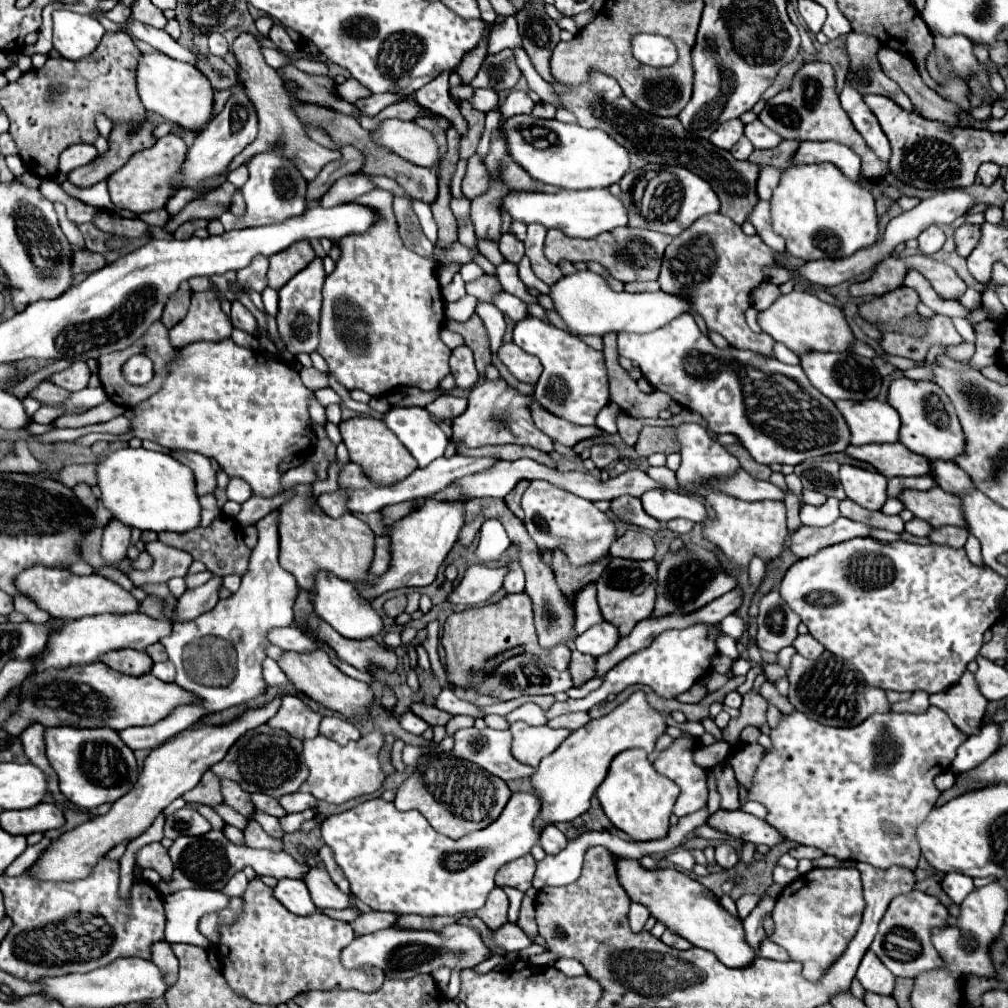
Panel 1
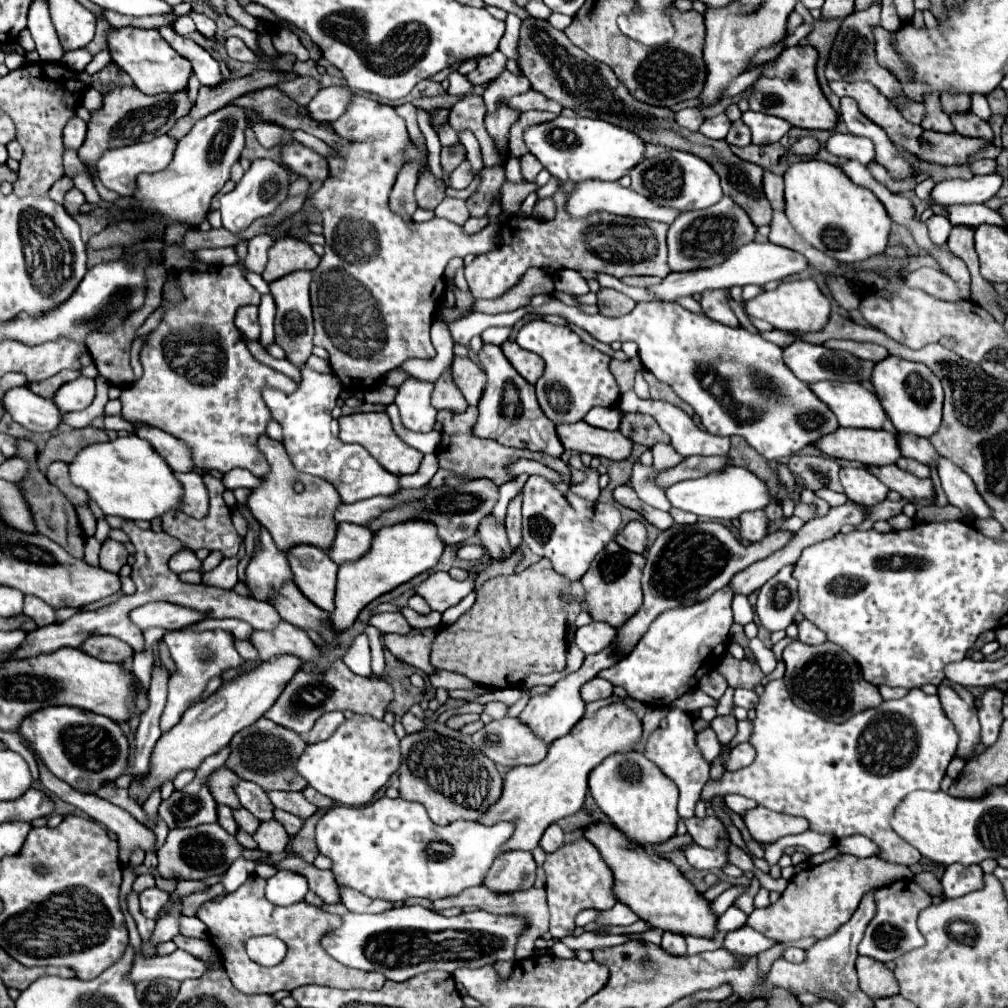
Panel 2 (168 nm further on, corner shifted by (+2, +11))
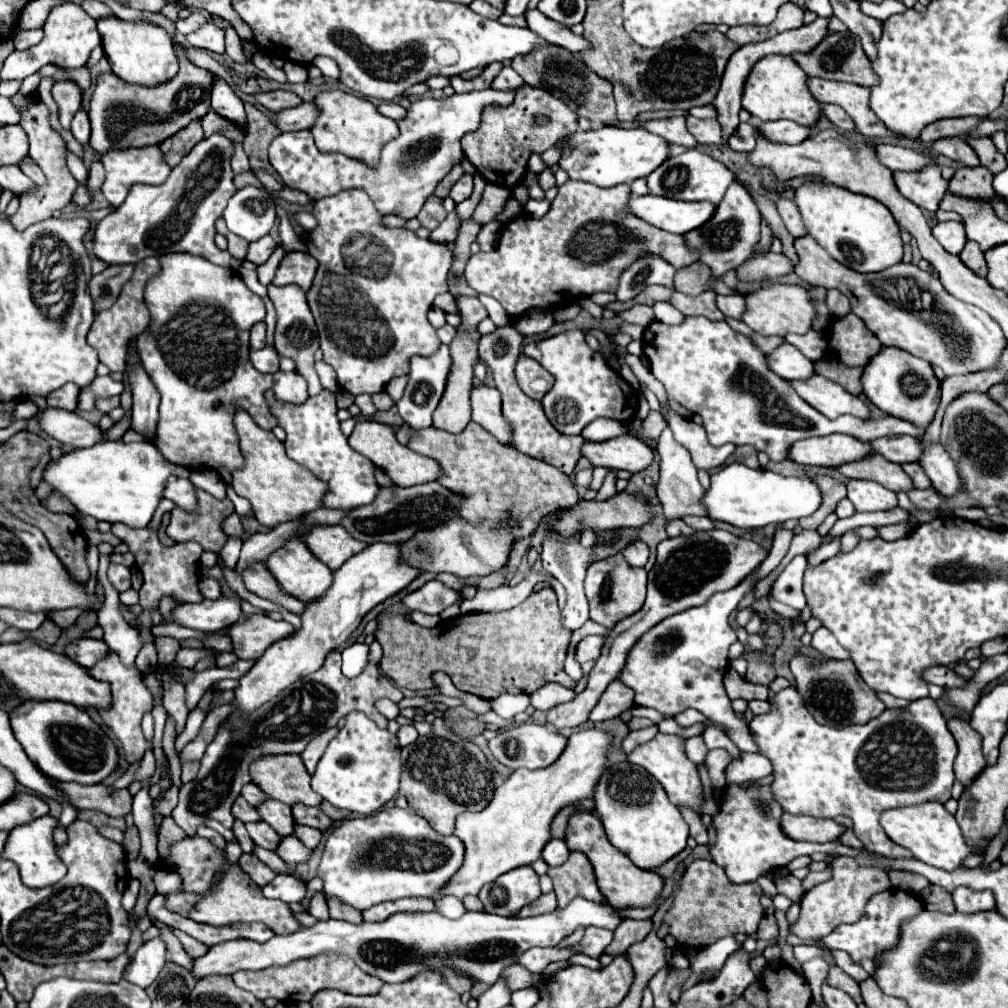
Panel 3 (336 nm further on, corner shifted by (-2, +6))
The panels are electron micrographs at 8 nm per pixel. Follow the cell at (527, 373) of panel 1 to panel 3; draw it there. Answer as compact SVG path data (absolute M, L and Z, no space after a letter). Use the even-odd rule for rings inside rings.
M521 355L517 359L515 365L515 375L519 381L519 387L523 389L523 393L527 393L531 399L543 399L543 395L551 389L553 385L553 377L551 373L547 373L547 369L543 369L535 359Z

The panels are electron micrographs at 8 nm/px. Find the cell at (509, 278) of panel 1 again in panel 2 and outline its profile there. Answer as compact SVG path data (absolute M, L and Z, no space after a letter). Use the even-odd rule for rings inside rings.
M549 300L539 308L539 314L563 314L569 322L587 330L599 342L611 344L615 340L633 340L639 346L643 366L653 372L661 382L669 384L679 398L693 406L707 432L715 436L743 436L761 456L767 460L783 460L797 454L803 446L813 444L821 436L839 428L835 414L807 388L805 382L795 378L793 372L783 368L783 350L759 334L751 334L745 328L723 326L705 314L693 314L675 302L641 302L633 312L621 318L605 318L601 314L589 316L575 306L567 306L559 300Z

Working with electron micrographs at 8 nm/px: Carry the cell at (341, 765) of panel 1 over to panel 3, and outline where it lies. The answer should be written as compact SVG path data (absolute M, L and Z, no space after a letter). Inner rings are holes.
M359 711L349 713L347 725L339 731L335 739L331 739L325 755L317 763L317 769L311 777L311 787L333 807L371 815L379 811L389 799L393 799L399 791L399 755L401 747L395 735L391 735L387 729L379 729L375 721Z

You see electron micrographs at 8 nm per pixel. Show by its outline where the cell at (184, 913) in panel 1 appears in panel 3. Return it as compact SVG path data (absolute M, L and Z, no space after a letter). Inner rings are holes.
M161 937L145 941L137 949L137 953L127 969L127 975L125 975L127 981L131 981L143 989L149 987L165 965L165 953L167 953L167 945L163 945Z

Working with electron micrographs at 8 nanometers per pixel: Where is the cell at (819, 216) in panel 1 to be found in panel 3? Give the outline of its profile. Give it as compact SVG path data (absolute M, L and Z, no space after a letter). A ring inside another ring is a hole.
M805 181L795 189L795 203L801 211L807 233L839 263L859 273L873 273L887 269L903 259L903 241L899 237L899 225L887 213L885 205L851 193L831 183Z

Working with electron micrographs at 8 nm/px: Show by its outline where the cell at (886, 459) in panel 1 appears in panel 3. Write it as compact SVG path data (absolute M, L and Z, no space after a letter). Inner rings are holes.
M833 433L827 437L811 437L811 439L795 441L795 445L789 451L789 459L805 465L839 467L843 463L869 457L871 453L873 453L871 443L859 441L857 437Z

